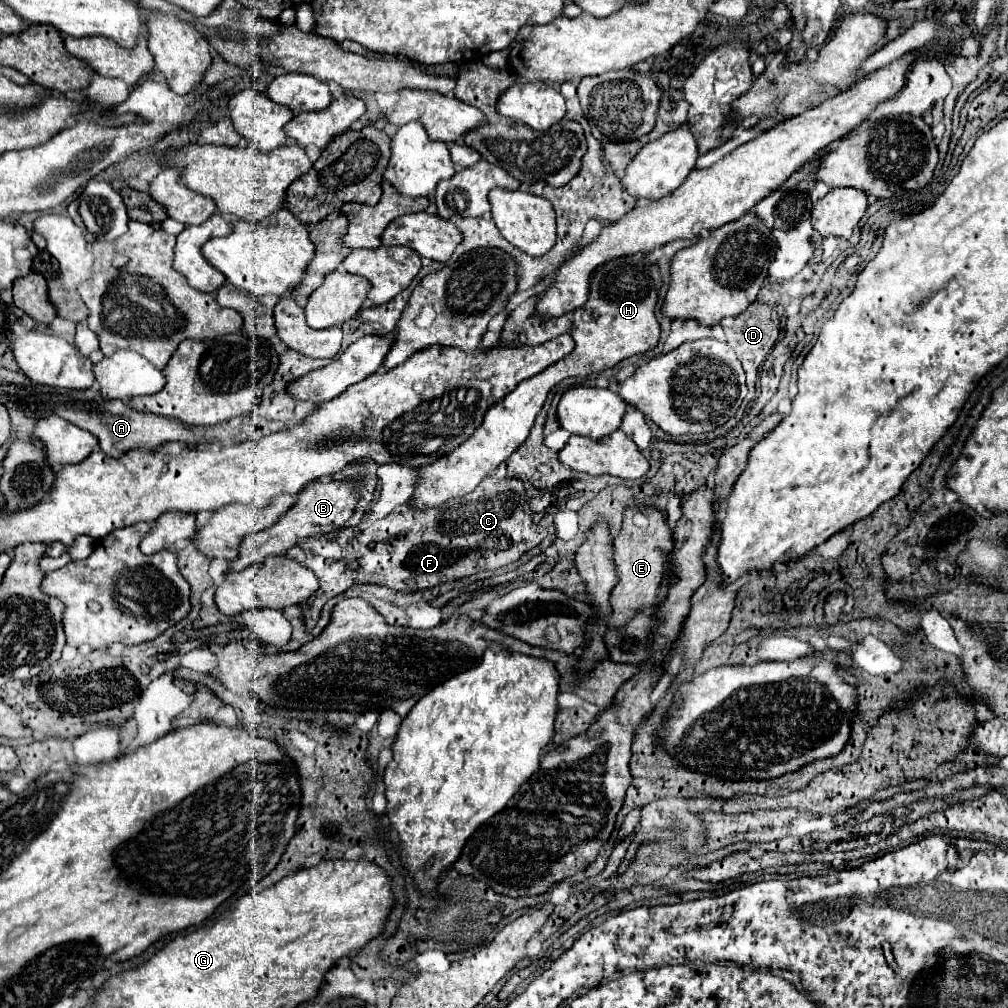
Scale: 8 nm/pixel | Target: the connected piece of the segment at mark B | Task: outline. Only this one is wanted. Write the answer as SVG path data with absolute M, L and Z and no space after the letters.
M329 478L311 482L307 488L303 488L303 492L299 492L299 496L295 496L295 504L271 528L251 534L249 538L243 540L243 544L239 548L239 558L231 562L229 572L239 572L247 566L263 562L267 556L283 554L287 548L295 546L303 538L309 538L315 534L327 534L327 532L343 528L357 506L357 498L359 498L357 482L347 482L347 480L335 482Z

